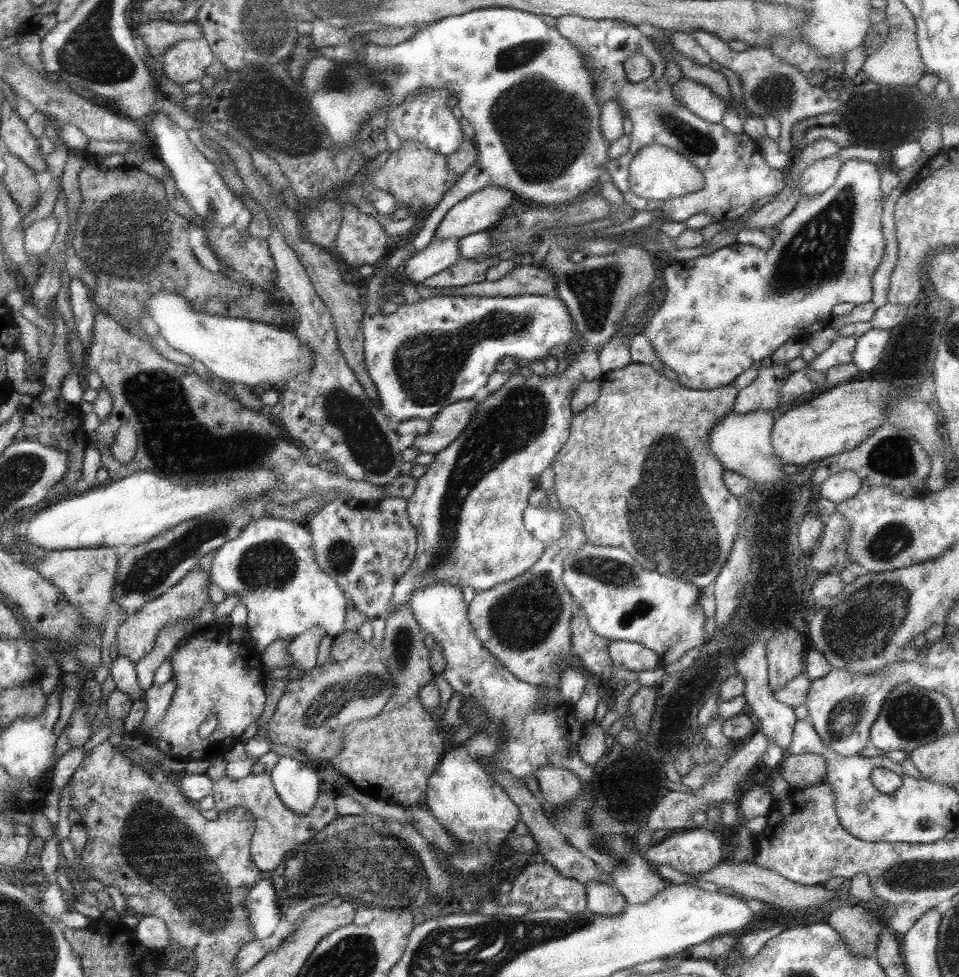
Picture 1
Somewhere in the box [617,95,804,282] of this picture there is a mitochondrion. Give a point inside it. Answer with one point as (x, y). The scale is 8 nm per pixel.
(697, 142)

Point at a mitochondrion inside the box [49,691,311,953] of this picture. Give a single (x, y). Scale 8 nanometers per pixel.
(149, 816)

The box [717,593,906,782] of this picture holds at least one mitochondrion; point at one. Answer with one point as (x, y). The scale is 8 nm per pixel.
(845, 715)

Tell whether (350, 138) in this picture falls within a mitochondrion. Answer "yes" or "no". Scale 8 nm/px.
no

